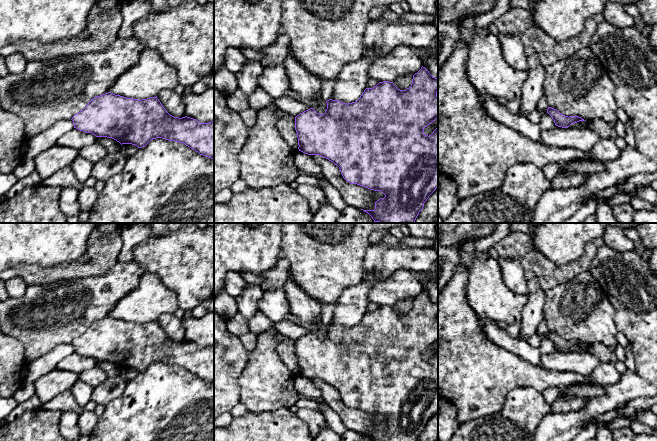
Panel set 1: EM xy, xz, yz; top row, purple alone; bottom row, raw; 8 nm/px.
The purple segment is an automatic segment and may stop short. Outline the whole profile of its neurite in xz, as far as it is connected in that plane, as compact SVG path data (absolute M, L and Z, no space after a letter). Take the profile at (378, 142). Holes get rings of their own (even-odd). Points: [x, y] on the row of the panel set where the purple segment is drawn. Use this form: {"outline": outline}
{"outline": "M422 66L413 75L412 84L406 90L398 89L393 82L383 81L373 88L366 88L355 102L346 104L329 99L324 114L310 108L295 117L298 149L333 162L350 184L381 191L385 197L375 202L375 209L363 210L374 222L415 223L424 203L438 187L438 128L429 136L424 133L424 128L438 118L437 92L438 78Z"}

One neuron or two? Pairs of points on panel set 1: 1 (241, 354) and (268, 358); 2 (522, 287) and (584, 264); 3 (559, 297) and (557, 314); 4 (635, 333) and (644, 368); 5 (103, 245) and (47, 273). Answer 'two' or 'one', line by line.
1: two
2: two
3: one
4: one
5: one

